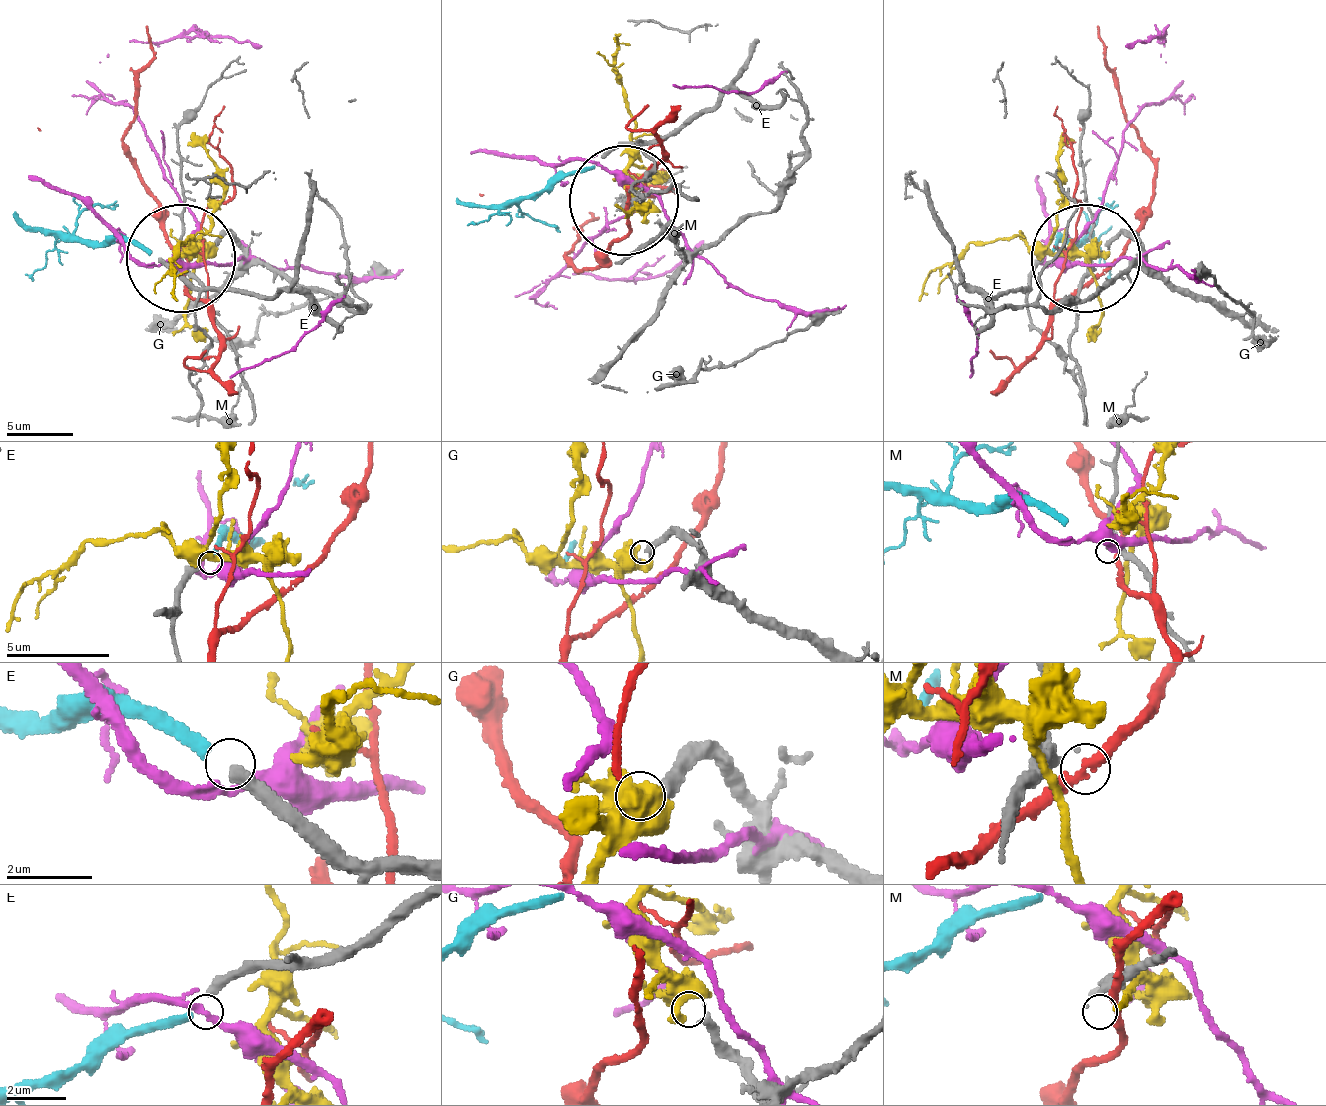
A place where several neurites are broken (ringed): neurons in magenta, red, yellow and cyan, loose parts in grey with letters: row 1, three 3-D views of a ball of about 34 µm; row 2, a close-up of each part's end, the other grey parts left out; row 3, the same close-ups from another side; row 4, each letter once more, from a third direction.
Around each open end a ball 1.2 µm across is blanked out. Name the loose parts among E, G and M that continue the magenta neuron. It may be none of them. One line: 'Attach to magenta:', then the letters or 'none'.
Attach to magenta: none

